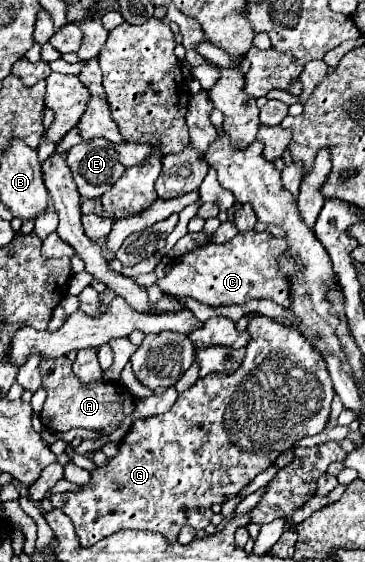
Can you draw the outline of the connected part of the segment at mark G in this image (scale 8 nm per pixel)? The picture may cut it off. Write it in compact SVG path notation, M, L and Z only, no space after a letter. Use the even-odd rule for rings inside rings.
M248 312L244 318L248 318L246 332L250 334L250 342L242 366L236 372L214 372L196 380L196 384L178 394L176 404L168 412L136 420L128 436L122 438L116 458L108 466L94 470L88 486L80 492L50 494L52 506L60 508L72 520L82 546L92 546L124 528L158 532L170 544L176 542L184 524L196 530L206 528L212 518L212 504L234 498L284 450L324 430L334 398L324 358L294 328L266 318L260 312Z

